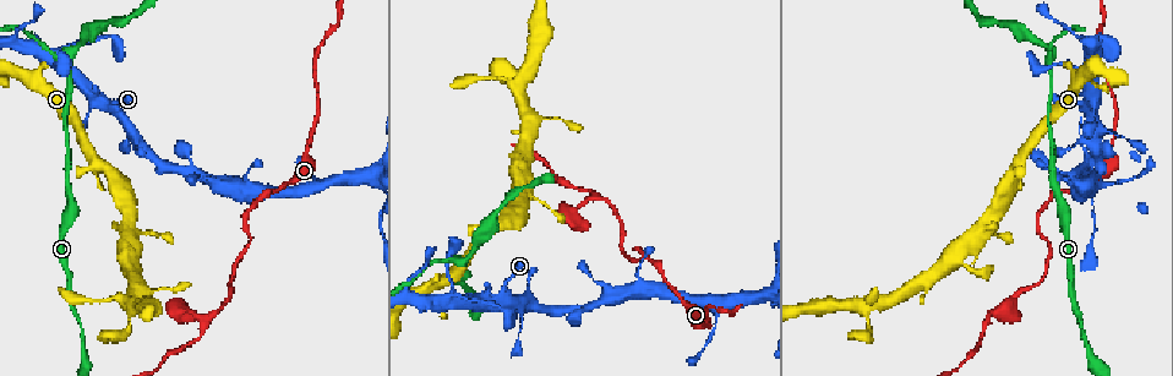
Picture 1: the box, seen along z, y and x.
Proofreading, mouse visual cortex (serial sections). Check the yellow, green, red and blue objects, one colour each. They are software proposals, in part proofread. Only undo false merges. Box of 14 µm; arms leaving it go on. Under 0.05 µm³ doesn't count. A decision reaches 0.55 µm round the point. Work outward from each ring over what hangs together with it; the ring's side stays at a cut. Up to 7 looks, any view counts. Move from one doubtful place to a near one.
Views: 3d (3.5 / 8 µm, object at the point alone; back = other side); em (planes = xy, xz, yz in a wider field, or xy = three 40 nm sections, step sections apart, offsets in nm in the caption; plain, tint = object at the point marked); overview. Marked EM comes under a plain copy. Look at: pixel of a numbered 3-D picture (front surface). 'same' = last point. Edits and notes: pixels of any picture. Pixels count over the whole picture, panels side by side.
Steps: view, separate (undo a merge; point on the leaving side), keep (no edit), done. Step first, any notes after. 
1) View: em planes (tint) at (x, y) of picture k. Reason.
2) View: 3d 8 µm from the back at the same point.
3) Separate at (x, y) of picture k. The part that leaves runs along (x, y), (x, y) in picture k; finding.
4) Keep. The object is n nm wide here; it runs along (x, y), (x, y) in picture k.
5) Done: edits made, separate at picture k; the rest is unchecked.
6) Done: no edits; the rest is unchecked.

View: 3d 3.5 µm at (459, 261) of picture 1. Three-way junction.

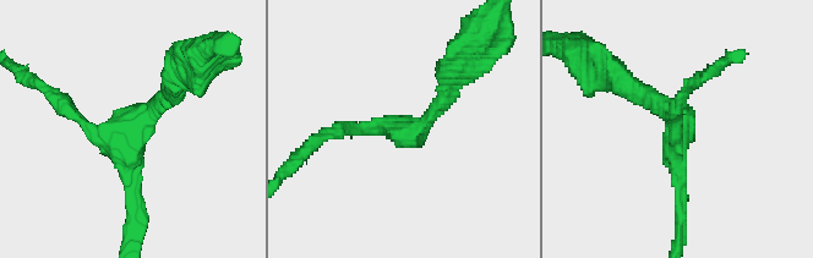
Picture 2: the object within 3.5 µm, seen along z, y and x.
View: em planes (tint) at (129, 142) of picture 2. 3 arms meet here; the arms are 150, 150, 200 nm wide; now the EM.

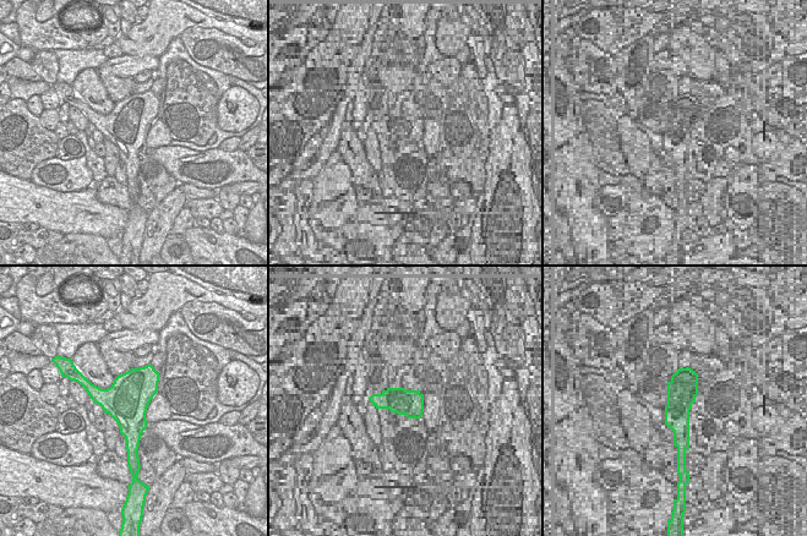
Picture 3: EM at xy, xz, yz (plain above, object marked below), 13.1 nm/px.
Keep. It runs along (134, 224), (130, 142), (172, 93) in picture 2; all the same cell.

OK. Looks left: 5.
View: 3d 3.5 µm at (115, 41) of picture 1. Abrupt turn.

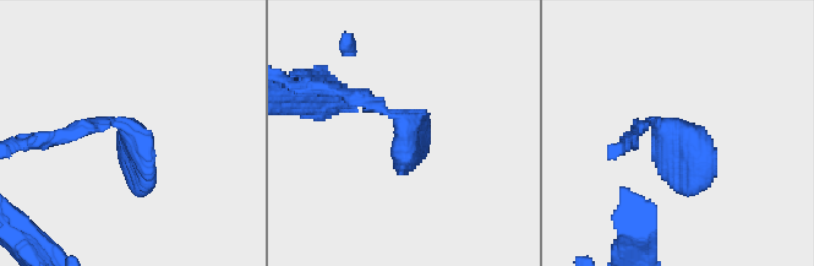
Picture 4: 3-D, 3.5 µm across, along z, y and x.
View: em xy step 3 (tint) at (407, 134) of picture 4. Shape alone is not enough.

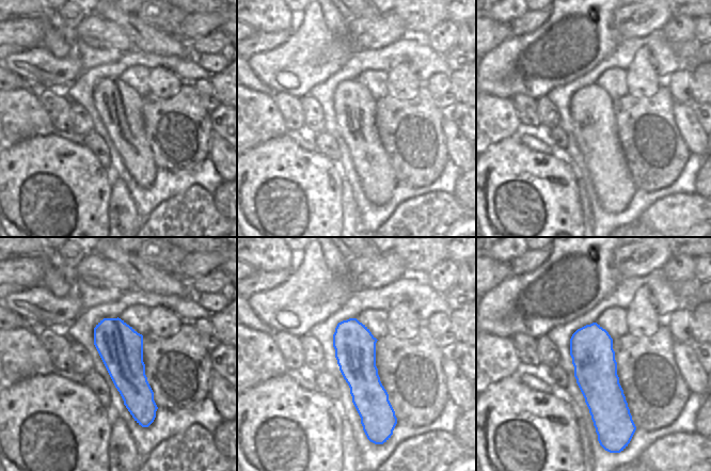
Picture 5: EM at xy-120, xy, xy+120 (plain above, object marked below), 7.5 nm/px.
Keep. One cell here.

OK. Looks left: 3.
View: 3d 3.5 µm at (599, 197) of picture 1. Three-way junction.

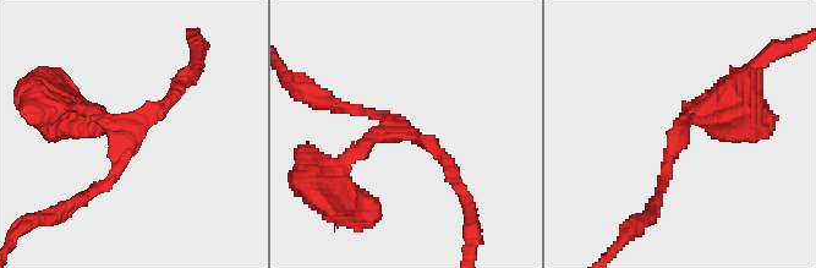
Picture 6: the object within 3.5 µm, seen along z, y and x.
View: em xy step 2 (tint) at (409, 133) of picture 6. 3 arms meet here; the arms are 150, 150, 150 nm wide; now the EM.

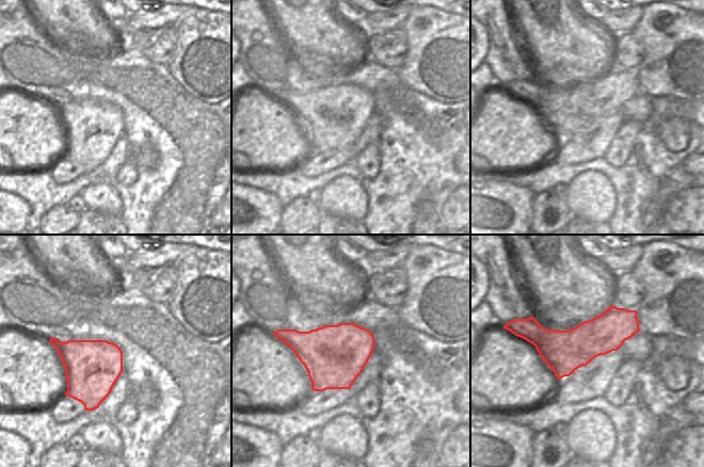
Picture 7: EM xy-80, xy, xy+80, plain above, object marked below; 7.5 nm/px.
Keep. It runs along (181, 82), (136, 130), (65, 108) in picture 6; one cell here.

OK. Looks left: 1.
Done: no edits; the rest is unchecked.

